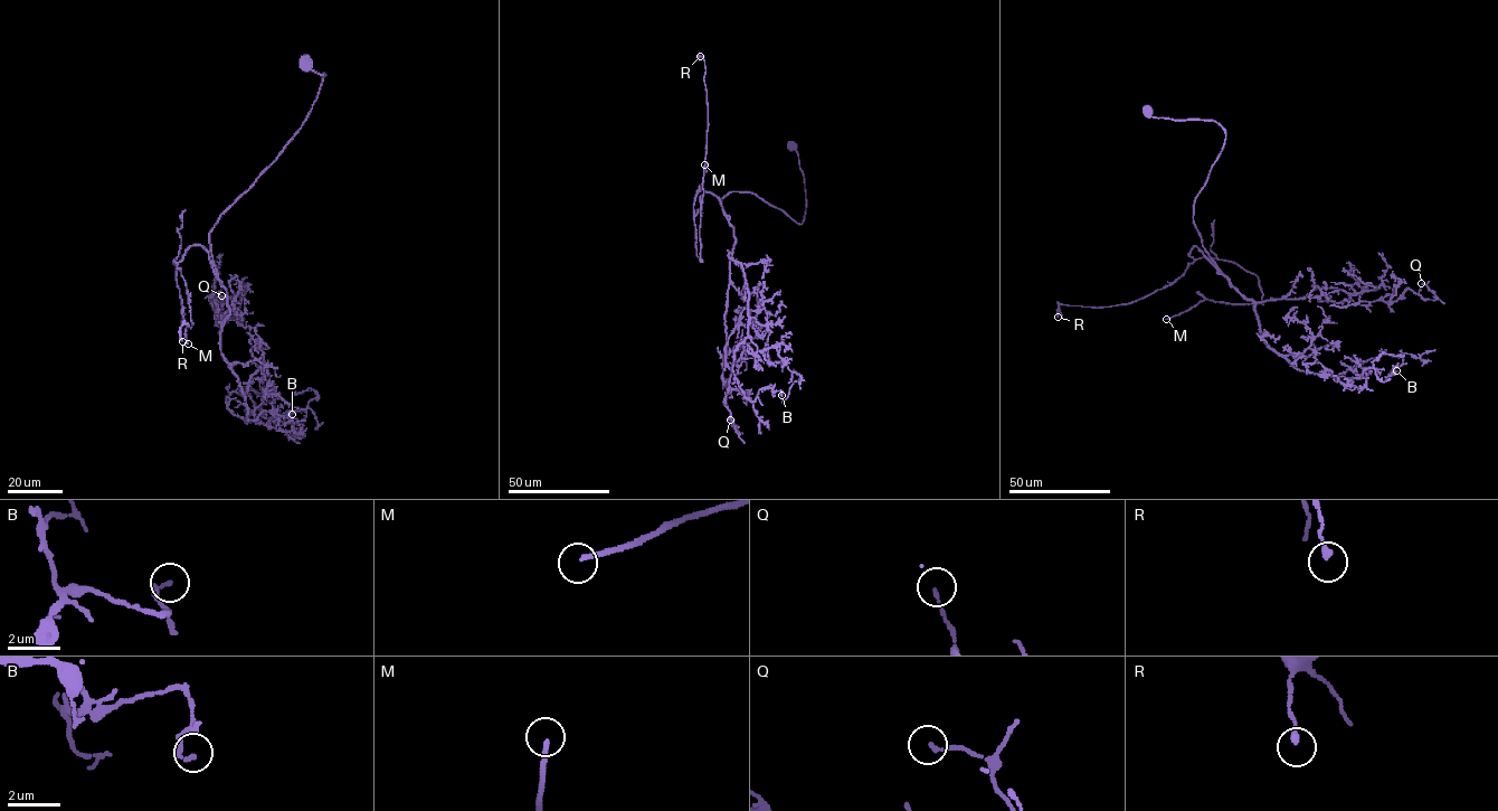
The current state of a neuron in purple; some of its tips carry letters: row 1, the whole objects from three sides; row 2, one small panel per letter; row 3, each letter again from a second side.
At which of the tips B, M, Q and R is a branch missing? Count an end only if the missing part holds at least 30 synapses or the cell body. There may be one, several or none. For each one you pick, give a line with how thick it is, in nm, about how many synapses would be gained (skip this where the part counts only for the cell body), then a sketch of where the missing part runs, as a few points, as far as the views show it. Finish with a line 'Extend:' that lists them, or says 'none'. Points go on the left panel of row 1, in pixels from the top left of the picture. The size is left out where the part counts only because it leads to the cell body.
M: 170 nm | 35 syn | (188, 343), (191, 357), (188, 356), (185, 373), (181, 371), (174, 382), (171, 403), (157, 411)
Extend: M

